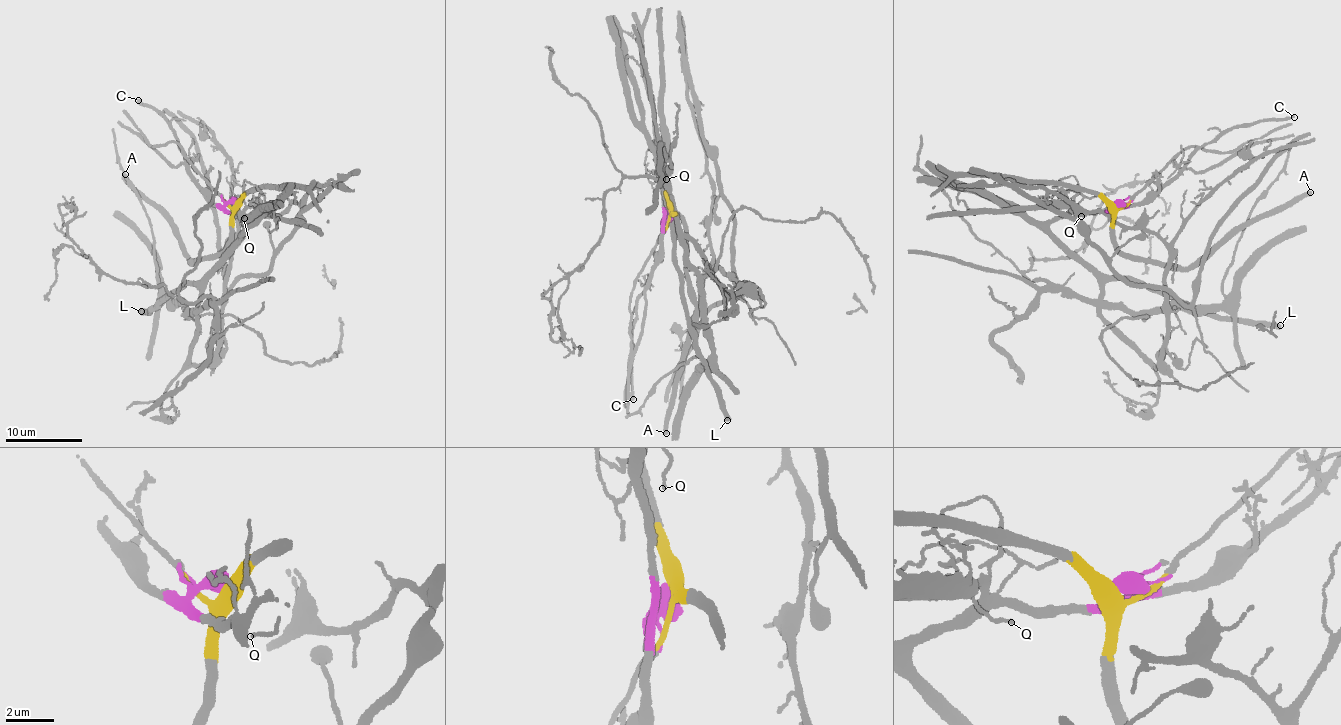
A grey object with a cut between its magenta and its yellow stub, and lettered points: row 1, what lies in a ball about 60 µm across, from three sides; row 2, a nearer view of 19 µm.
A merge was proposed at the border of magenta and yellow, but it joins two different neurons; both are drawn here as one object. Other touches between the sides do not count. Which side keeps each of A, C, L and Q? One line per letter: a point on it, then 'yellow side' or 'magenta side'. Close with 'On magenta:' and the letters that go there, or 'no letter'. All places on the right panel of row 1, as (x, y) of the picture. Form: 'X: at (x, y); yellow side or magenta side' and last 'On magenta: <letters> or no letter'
A: at (1310, 192); yellow side
C: at (1294, 117); magenta side
L: at (1280, 325); magenta side
Q: at (1081, 216); magenta side
On magenta: C, L, Q

